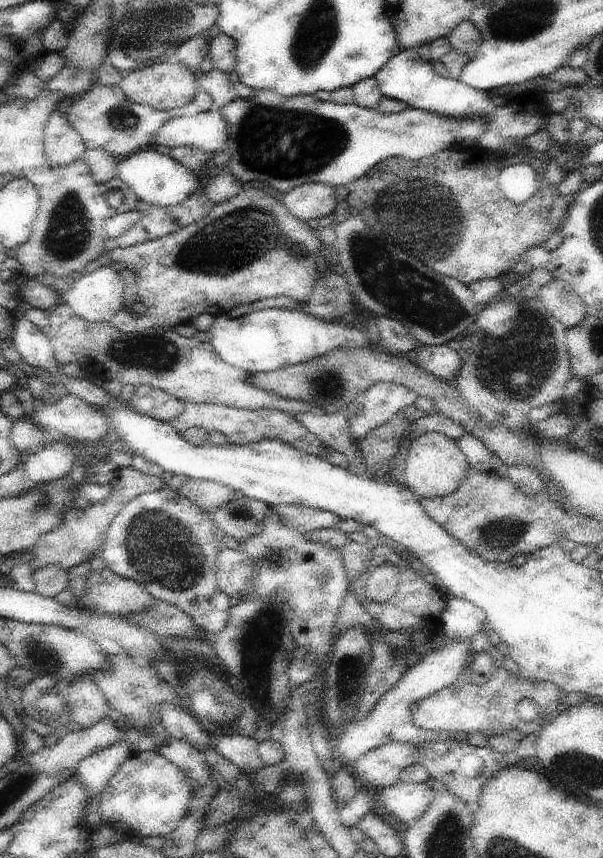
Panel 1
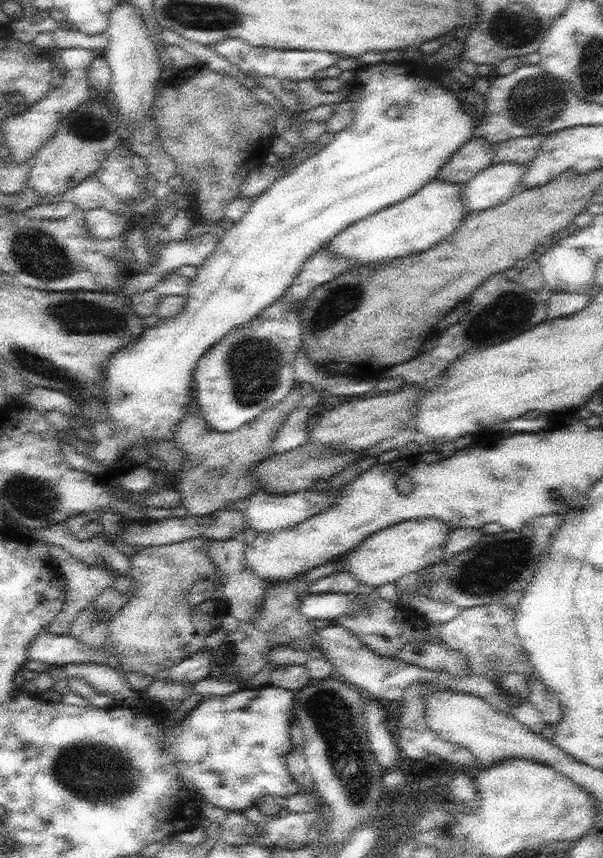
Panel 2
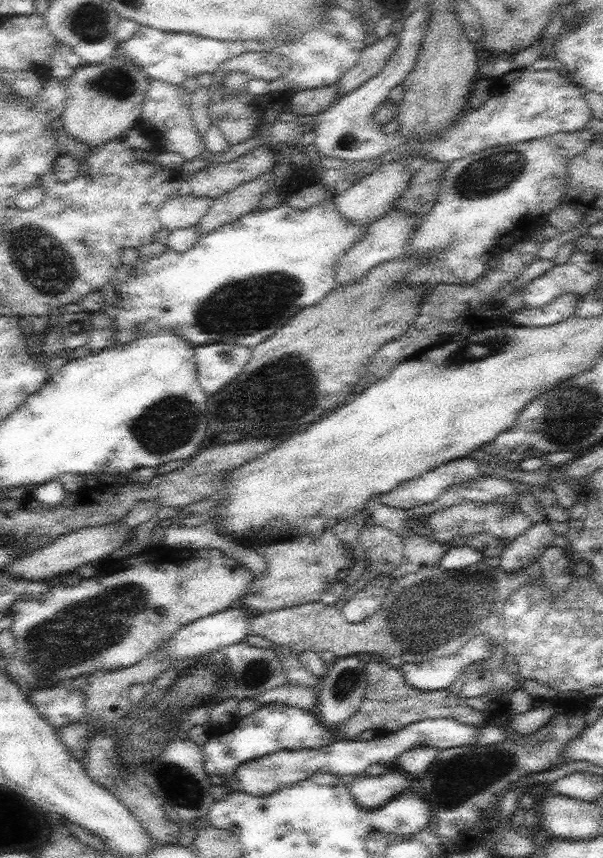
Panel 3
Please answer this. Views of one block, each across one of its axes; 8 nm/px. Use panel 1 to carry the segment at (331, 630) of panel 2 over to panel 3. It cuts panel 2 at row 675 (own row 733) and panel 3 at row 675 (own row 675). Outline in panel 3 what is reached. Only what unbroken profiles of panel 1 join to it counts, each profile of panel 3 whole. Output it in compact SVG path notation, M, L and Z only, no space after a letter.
M481 637L467 642L458 653L418 663L406 662L400 669L410 686L423 692L449 688L472 663L488 658L493 644Z

